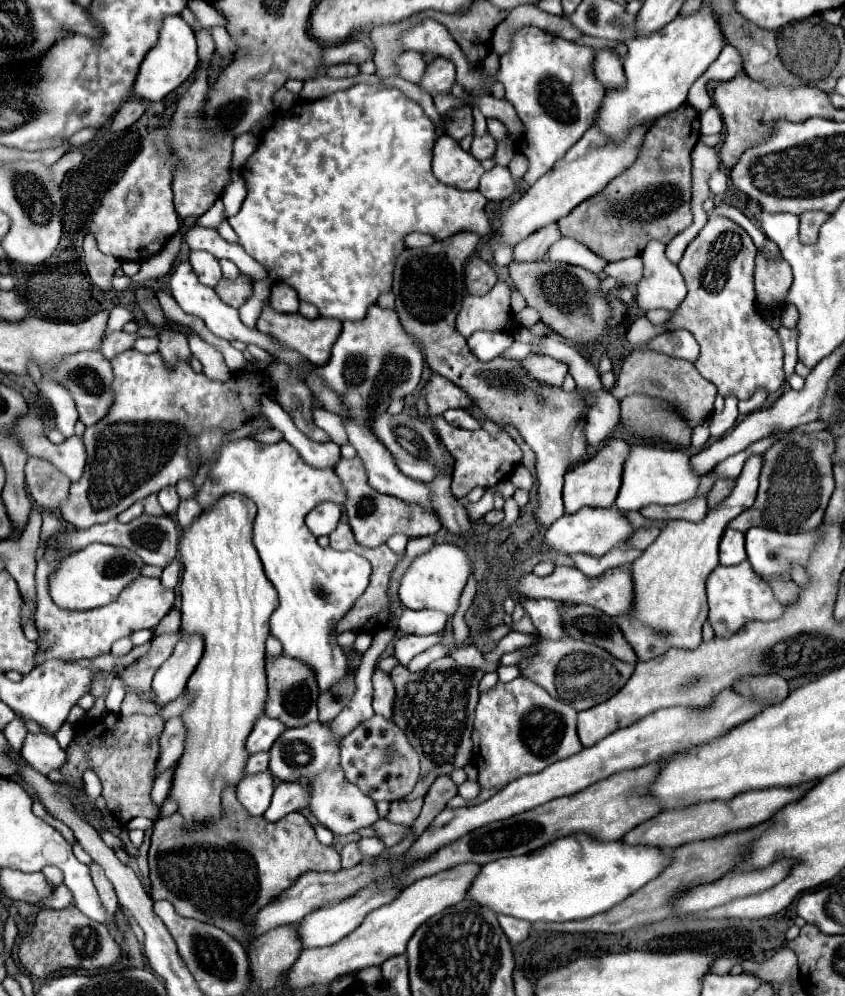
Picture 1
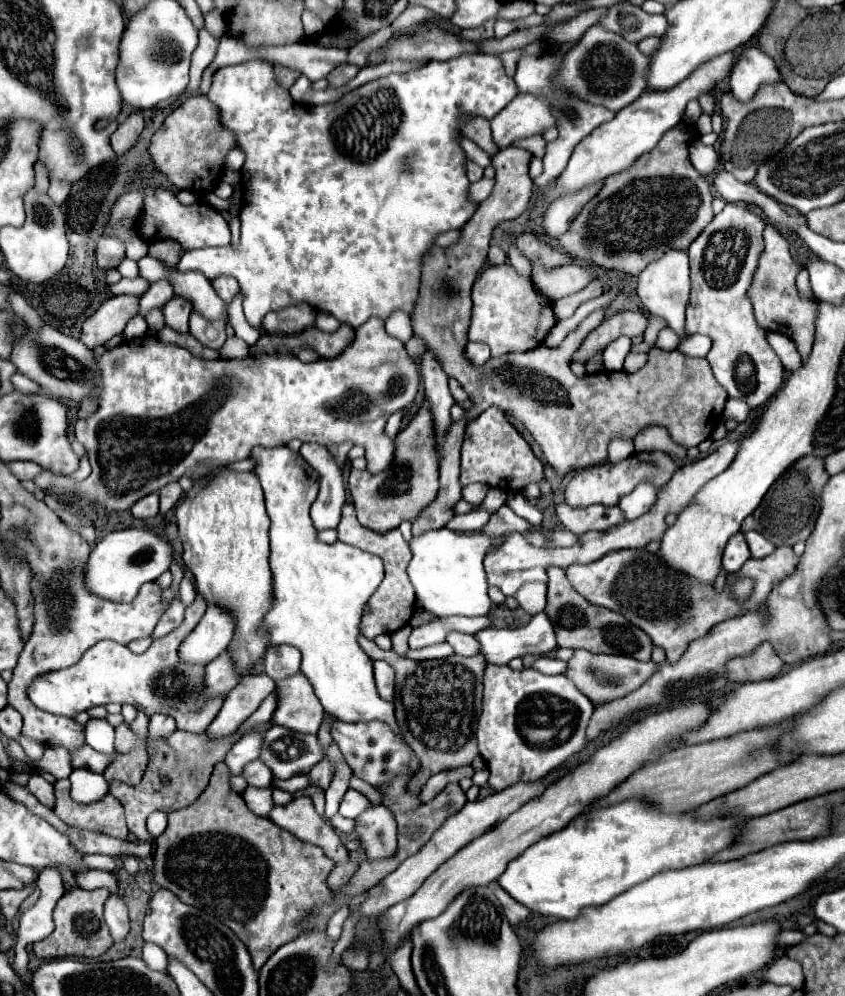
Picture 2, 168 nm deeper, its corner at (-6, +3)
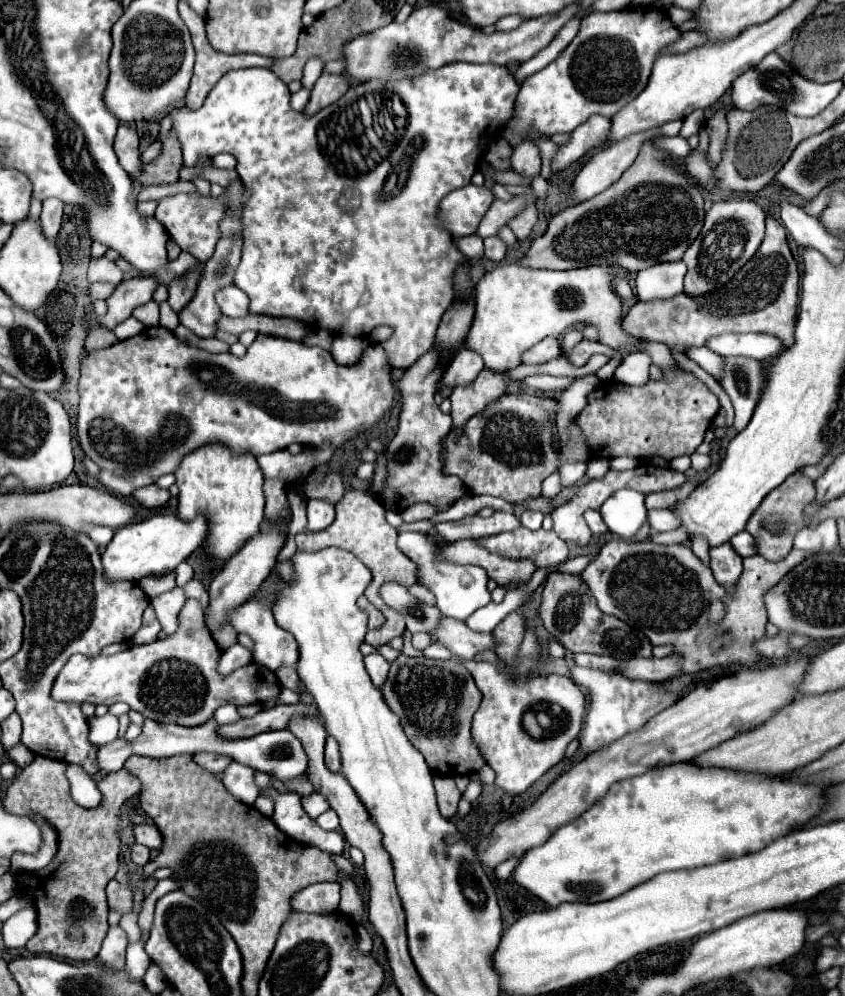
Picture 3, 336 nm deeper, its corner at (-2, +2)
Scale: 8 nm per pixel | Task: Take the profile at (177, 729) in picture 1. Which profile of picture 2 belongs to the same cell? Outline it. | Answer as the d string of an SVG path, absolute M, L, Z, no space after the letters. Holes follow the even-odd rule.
M196 596L192 606L186 608L182 624L174 628L170 634L166 634L164 638L154 640L144 654L134 654L128 646L122 646L112 640L102 640L94 644L84 652L84 656L74 666L46 672L34 678L28 688L28 696L32 704L50 714L60 714L68 718L74 718L82 710L108 704L108 702L132 704L138 710L146 712L148 716L156 712L172 716L176 720L178 730L206 732L208 724L220 712L224 698L218 696L212 700L200 700L198 688L202 690L204 666L180 664L176 654L178 646L202 620L204 612L206 612L206 602L202 600L202 596Z

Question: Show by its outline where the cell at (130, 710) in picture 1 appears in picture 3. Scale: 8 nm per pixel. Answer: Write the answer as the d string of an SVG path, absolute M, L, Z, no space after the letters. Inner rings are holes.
M36 755L34 761L10 783L2 805L12 815L42 815L58 833L58 853L50 865L34 873L20 873L16 877L18 891L30 897L38 913L38 931L26 943L26 949L30 953L46 953L70 961L92 961L96 959L108 933L108 905L104 887L118 871L120 809L130 797L140 793L140 781L126 769L110 773L98 783L104 795L102 805L98 809L86 809L76 805L70 797L68 779L64 773L58 773L64 769L68 769L68 763ZM70 927L84 929L84 939L80 943L68 937L66 931Z

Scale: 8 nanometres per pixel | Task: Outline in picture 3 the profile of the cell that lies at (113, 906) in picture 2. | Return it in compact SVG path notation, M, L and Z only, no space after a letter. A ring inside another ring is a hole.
M112 927L102 943L102 949L100 949L100 963L104 967L110 967L114 971L120 971L124 969L124 963L126 963L126 933L120 929L120 927Z

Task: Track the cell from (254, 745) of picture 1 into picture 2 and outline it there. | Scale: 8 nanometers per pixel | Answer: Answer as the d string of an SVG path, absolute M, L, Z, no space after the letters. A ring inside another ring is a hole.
M250 732L246 736L242 736L226 754L224 762L228 764L232 774L240 774L242 768L258 758L258 752L262 750L262 736L264 732Z

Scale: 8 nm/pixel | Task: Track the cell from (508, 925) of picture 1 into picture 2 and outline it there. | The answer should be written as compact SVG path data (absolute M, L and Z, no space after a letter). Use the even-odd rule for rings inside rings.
M492 882L490 888L492 888L494 894L498 896L502 908L504 908L504 914L506 914L506 918L508 918L508 922L510 922L512 926L518 926L520 922L524 922L526 918L530 918L530 910L524 908L522 904L518 904L518 902L510 900L510 896L506 896L506 892L504 892L496 882Z

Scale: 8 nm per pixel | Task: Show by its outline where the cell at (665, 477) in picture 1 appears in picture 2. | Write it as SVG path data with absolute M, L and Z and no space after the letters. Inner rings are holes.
M642 482L638 484L630 494L626 494L618 506L624 510L626 520L636 520L638 516L642 516L644 512L650 510L650 506L654 504L654 500L658 500L658 492L662 488L650 482Z

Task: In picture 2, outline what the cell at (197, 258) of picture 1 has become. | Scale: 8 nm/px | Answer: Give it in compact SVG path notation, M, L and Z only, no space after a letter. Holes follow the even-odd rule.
M216 276L212 280L212 288L222 296L226 302L232 300L232 296L238 292L238 280L232 276Z

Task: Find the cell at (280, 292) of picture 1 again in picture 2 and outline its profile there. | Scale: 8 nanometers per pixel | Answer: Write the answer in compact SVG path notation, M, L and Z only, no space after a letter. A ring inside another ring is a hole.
M300 302L300 304L292 304L286 306L282 310L270 312L264 318L264 328L266 332L300 332L302 328L308 328L314 324L314 308Z

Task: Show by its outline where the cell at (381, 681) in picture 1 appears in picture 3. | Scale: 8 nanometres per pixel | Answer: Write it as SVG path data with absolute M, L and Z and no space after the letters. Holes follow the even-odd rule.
M370 653L364 657L364 663L366 663L366 671L372 679L372 683L376 687L382 687L382 683L386 681L386 675L388 675L388 661L380 655L380 653Z

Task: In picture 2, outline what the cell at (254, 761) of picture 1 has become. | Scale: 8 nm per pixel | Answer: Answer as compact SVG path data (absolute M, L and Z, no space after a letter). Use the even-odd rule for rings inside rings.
M254 760L250 764L246 764L242 776L248 780L250 786L258 786L258 788L264 788L264 786L270 786L272 784L272 772L266 764L262 764L262 760Z

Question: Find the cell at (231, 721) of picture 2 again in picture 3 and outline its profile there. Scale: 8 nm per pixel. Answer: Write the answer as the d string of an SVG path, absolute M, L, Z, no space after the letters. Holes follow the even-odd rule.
M226 703L226 705L222 705L222 707L220 707L220 709L214 713L214 719L218 721L218 725L238 721L238 719L240 719L238 707L236 707L236 705L232 705L232 703Z

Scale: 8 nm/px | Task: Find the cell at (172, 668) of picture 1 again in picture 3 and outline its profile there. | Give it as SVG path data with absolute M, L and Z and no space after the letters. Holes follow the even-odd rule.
M268 525L260 533L254 535L254 539L248 539L222 567L222 571L216 575L216 579L210 585L210 607L206 611L206 625L210 631L216 631L220 625L228 623L226 613L244 601L248 601L262 585L262 581L270 575L272 567L276 565L276 557L280 549L286 545L286 531L282 525Z

